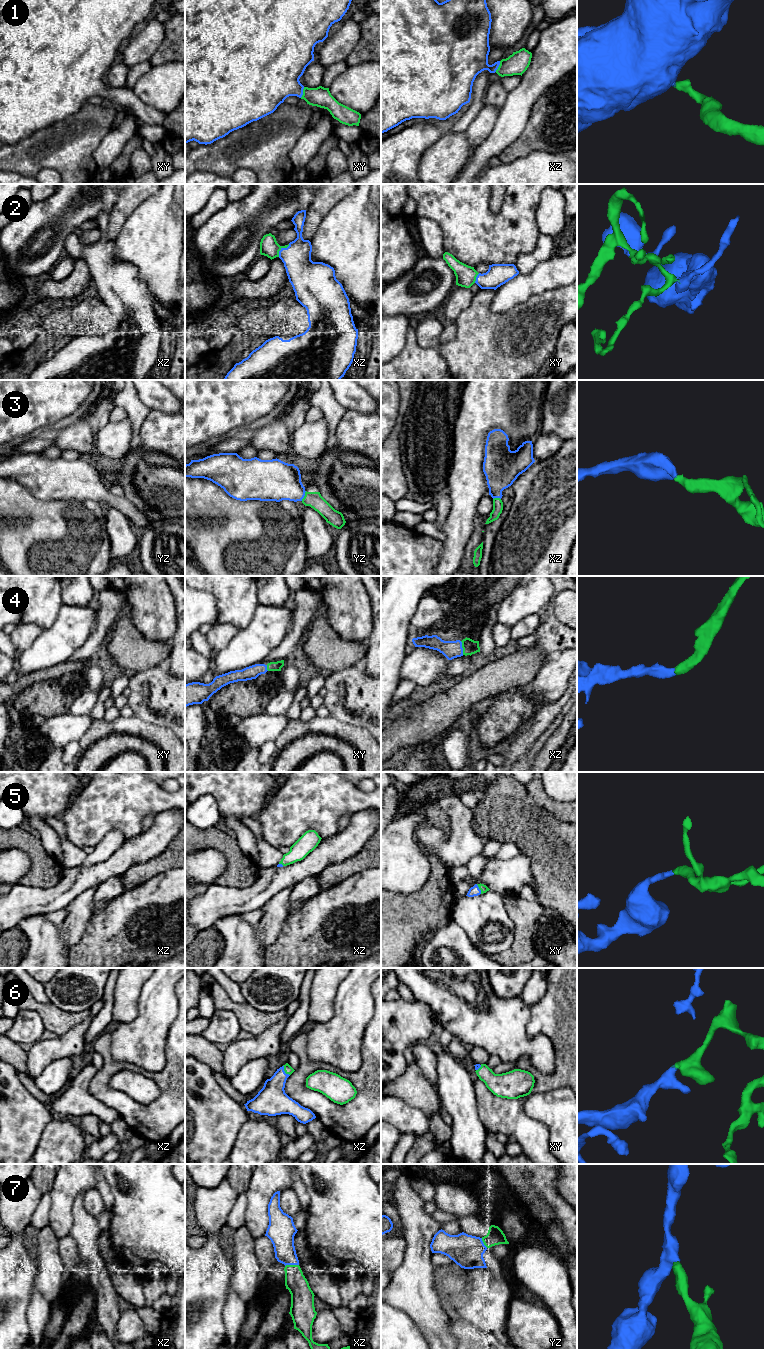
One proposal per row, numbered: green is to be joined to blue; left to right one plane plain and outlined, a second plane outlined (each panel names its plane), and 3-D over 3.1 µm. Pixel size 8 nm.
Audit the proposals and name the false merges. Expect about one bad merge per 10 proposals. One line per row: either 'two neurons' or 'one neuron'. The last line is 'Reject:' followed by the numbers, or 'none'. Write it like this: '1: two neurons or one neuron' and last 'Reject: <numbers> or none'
1: one neuron
2: one neuron
3: one neuron
4: one neuron
5: one neuron
6: one neuron
7: one neuron
Reject: none

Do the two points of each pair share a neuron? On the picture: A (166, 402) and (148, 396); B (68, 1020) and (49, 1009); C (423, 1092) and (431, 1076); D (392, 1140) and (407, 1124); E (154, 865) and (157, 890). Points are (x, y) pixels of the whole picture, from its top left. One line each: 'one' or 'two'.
A: one
B: one
C: two
D: two
E: two

